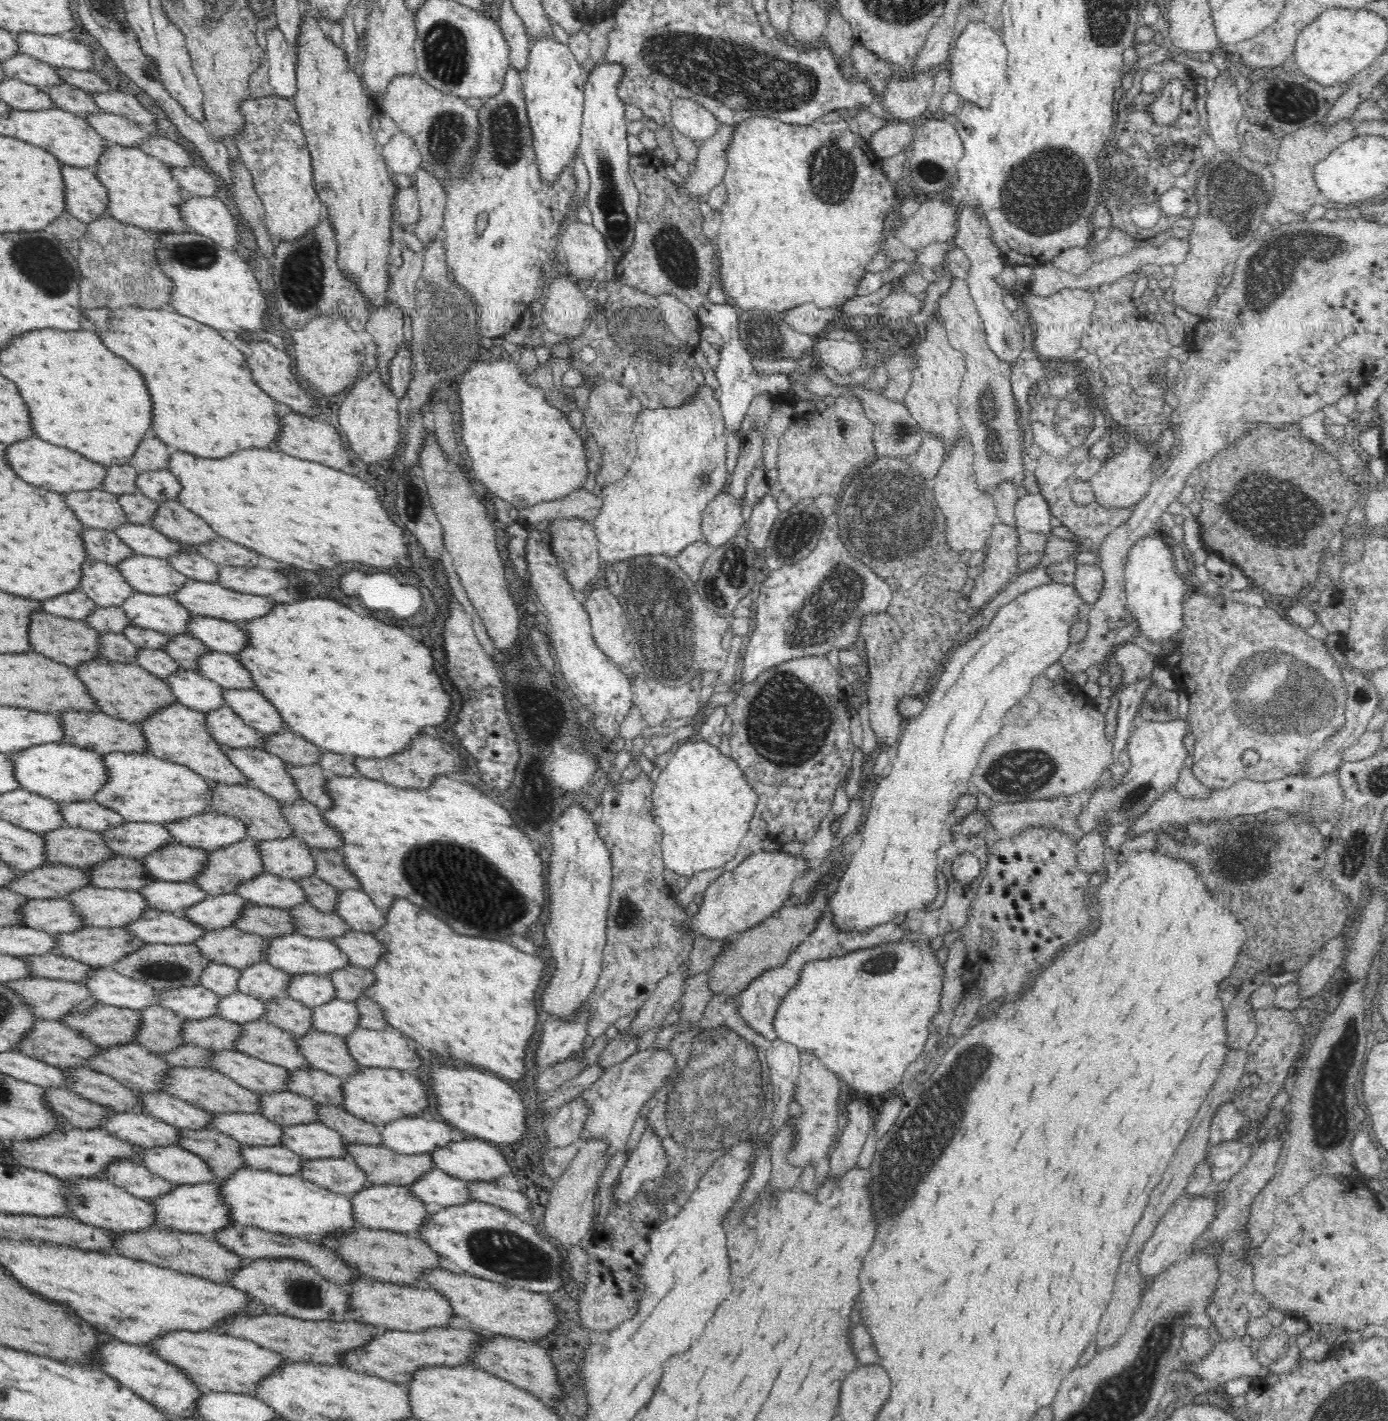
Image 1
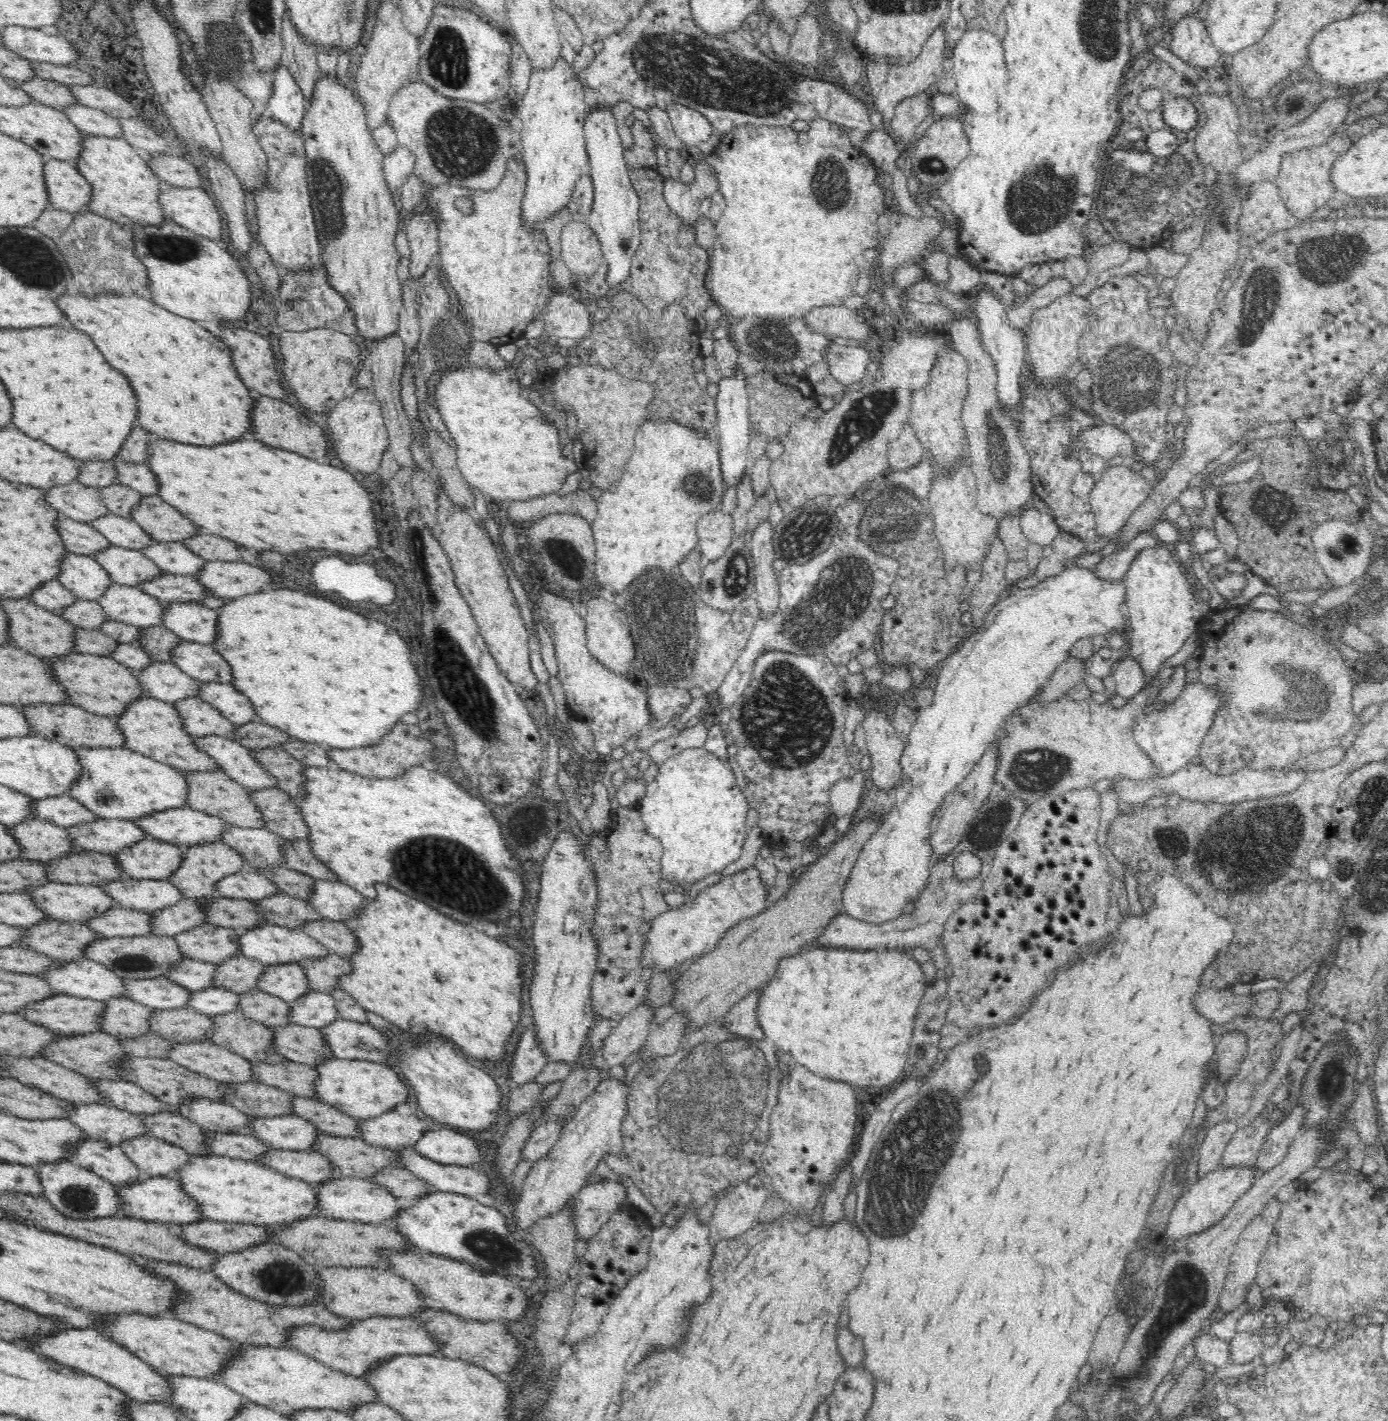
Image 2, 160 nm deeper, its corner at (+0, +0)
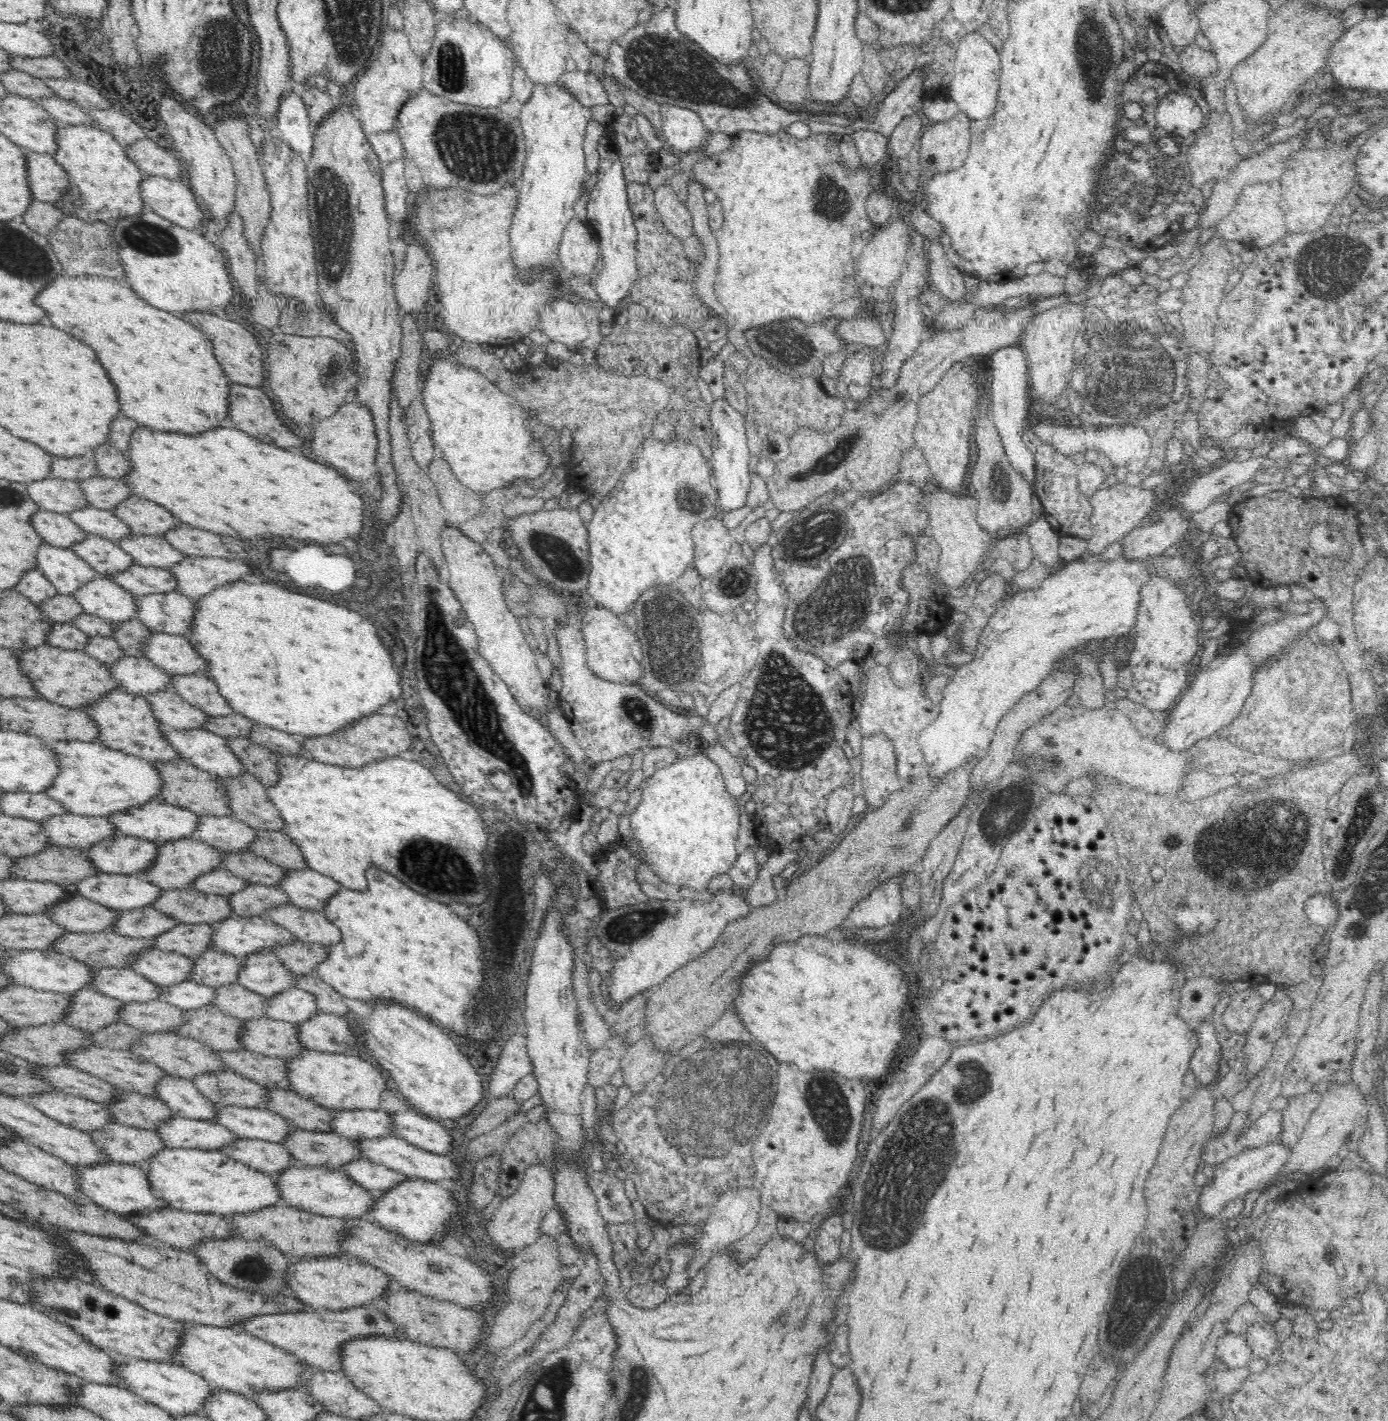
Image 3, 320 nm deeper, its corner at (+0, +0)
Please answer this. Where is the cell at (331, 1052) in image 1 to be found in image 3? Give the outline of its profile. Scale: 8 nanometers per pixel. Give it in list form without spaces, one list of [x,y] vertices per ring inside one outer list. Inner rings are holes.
[[[261,1017],[245,1020],[238,1034],[240,1048],[269,1057],[294,1058],[302,1047],[296,1023]]]

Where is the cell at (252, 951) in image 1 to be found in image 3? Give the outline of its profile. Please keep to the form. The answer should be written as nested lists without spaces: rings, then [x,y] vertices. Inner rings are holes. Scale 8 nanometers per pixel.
[[[208,923],[177,924],[175,928],[152,938],[153,947],[160,951],[196,958],[211,949],[212,928]]]

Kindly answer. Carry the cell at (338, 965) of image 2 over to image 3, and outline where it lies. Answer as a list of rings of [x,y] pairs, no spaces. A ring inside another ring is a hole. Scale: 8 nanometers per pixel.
[[[300,941],[277,945],[270,948],[278,960],[292,973],[304,973],[313,971],[322,960],[326,960],[326,947],[317,943]]]

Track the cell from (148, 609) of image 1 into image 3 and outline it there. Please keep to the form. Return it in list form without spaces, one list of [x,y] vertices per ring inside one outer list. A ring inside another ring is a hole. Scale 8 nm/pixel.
[[[97,575],[78,586],[78,590],[70,595],[78,601],[84,612],[112,623],[136,616],[134,596],[106,576]]]

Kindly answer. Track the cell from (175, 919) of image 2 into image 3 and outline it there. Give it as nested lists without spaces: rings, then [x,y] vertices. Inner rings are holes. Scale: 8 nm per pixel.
[[[150,907],[118,912],[110,931],[125,938],[152,939],[175,928],[176,919]]]

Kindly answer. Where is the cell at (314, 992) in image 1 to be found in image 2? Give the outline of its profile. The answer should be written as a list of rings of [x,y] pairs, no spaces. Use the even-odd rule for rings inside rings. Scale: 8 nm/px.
[[[298,963],[264,964],[262,974],[254,982],[258,988],[290,1004],[308,992],[309,984],[304,969]]]

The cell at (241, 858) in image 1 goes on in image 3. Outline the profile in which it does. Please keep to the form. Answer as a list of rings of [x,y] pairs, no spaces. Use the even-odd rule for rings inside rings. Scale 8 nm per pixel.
[[[194,836],[158,842],[153,862],[146,871],[142,872],[140,877],[154,886],[158,885],[158,888],[163,892],[171,889],[193,888],[193,881],[198,876],[219,869],[221,866],[220,854],[221,851],[217,847],[213,847]]]

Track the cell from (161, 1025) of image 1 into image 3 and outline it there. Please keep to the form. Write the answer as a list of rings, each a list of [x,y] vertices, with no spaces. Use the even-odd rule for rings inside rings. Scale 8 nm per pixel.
[[[90,987],[74,990],[68,997],[71,1006],[64,1020],[68,1026],[94,1031],[106,1024],[119,1022],[123,1003],[116,998],[109,998]]]

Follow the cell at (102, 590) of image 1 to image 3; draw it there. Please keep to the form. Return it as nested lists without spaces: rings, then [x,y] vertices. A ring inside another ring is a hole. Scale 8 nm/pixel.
[[[42,542],[36,552],[36,568],[57,588],[57,592],[70,595],[78,586],[97,576],[94,568],[82,560],[72,549]]]

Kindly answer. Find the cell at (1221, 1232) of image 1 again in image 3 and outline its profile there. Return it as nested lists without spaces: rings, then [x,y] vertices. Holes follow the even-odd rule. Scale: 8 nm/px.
[[[1306,1094],[1306,1096],[1294,1098],[1288,1104],[1288,1108],[1283,1114],[1284,1130],[1281,1136],[1283,1144],[1292,1147],[1298,1142],[1298,1139],[1302,1136],[1305,1124],[1314,1110],[1316,1110],[1318,1102],[1320,1102],[1318,1094]]]

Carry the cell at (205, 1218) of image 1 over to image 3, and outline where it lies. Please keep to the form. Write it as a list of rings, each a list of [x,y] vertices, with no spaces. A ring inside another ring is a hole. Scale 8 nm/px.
[[[116,1162],[101,1163],[98,1165],[76,1165],[76,1187],[87,1201],[92,1201],[101,1207],[105,1207],[110,1212],[123,1216],[136,1214],[149,1214],[156,1208],[168,1207],[166,1201],[158,1199],[150,1191],[150,1181],[145,1168],[140,1165],[122,1164]]]

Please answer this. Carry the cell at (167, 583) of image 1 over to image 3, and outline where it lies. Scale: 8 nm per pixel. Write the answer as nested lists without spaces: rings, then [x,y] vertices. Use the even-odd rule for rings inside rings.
[[[88,533],[84,540],[70,544],[70,549],[88,562],[99,576],[126,570],[133,564],[132,557],[118,547],[117,542]]]

